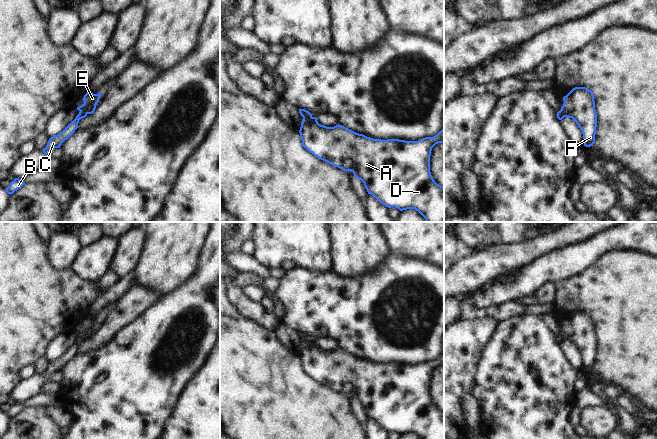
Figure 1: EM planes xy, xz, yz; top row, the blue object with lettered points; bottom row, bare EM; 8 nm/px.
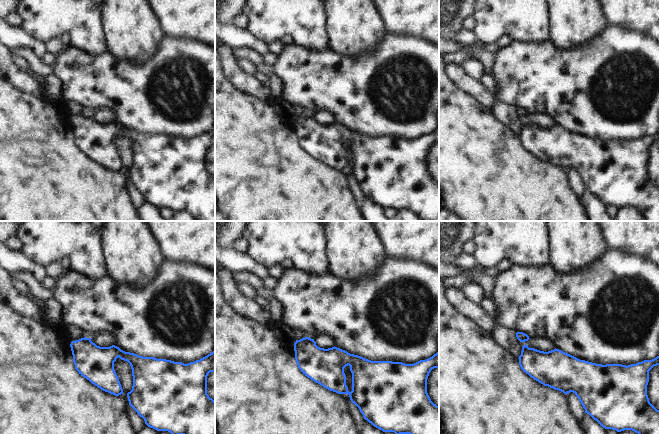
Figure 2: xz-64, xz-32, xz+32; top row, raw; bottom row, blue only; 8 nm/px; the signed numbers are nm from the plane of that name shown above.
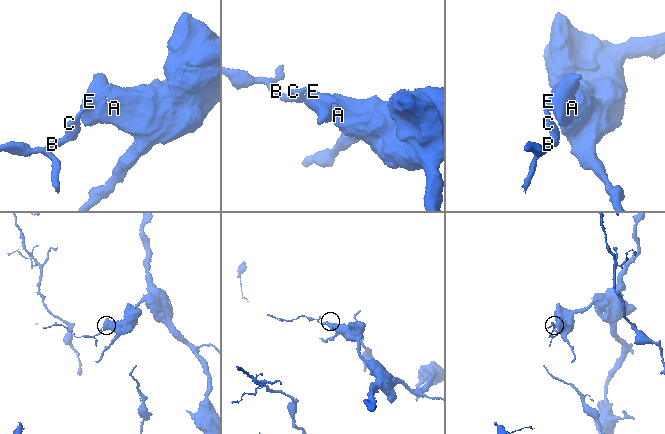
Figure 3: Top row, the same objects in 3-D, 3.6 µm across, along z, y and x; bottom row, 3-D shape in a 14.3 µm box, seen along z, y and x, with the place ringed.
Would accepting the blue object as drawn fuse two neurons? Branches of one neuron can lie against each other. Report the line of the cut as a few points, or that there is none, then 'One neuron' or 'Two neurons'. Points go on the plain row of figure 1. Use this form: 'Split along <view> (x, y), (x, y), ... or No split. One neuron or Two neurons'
Split along xz (311, 340), (303, 343). Two neurons

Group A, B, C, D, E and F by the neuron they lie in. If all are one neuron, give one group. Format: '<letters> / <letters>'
A D E F / B C

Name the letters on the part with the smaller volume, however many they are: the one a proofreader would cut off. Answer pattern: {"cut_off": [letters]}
{"cut_off": ["B", "C"]}

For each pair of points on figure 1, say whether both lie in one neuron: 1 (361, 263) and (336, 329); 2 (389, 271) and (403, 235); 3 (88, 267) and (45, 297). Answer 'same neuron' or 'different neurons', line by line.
1: different neurons
2: different neurons
3: different neurons

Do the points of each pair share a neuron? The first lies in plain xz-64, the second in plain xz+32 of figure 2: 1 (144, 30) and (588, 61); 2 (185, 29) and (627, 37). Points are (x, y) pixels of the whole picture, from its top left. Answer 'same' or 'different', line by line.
1: different
2: different

